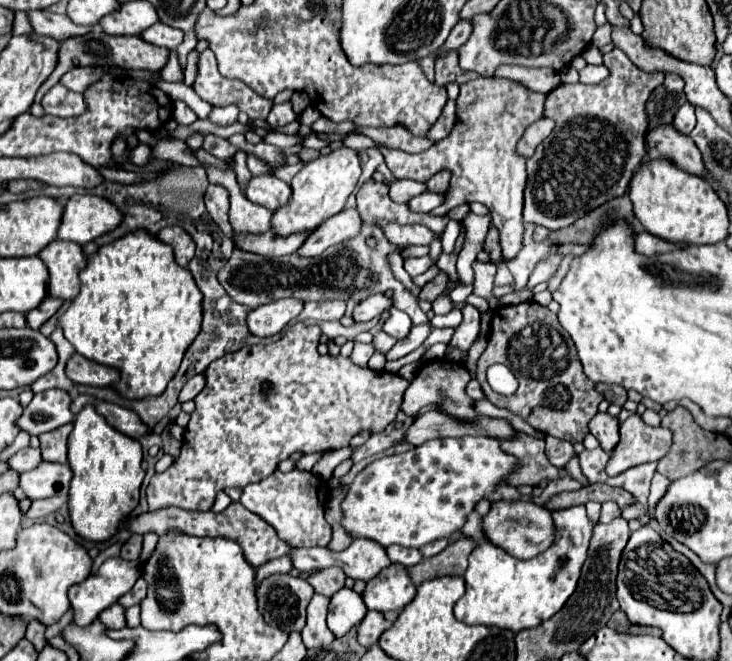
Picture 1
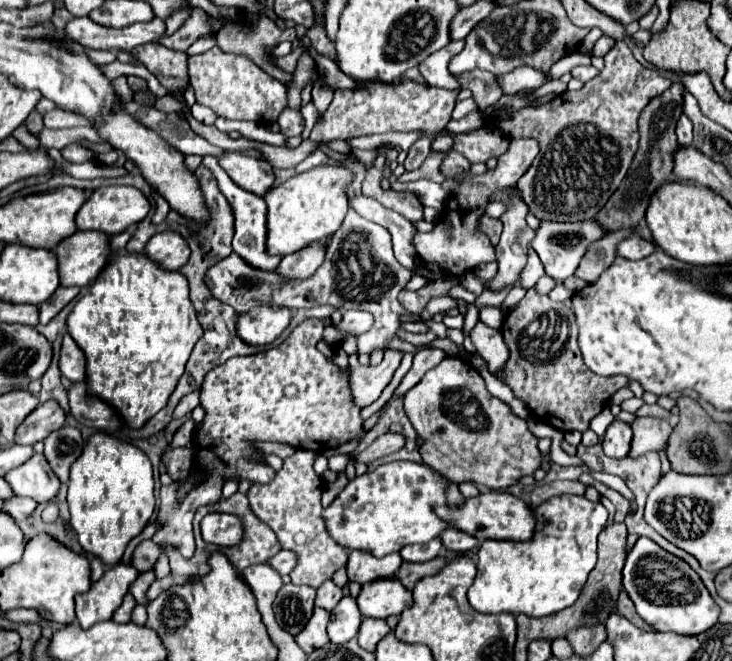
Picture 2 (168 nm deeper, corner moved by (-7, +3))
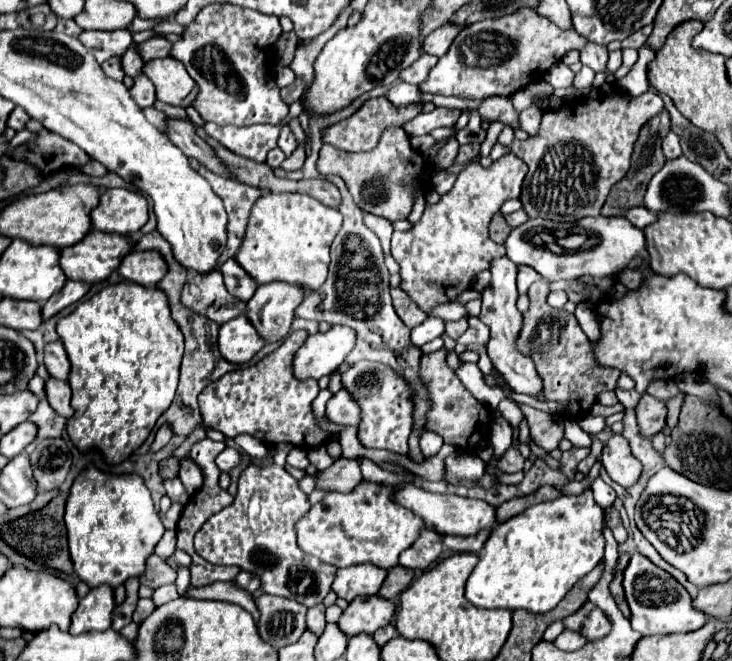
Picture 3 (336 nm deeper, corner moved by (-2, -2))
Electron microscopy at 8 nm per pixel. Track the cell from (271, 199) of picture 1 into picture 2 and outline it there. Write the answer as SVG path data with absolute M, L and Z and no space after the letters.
M228 151L218 157L220 167L232 177L234 183L238 183L242 189L252 191L254 195L266 195L266 191L274 183L272 167L256 157L248 157L242 153Z

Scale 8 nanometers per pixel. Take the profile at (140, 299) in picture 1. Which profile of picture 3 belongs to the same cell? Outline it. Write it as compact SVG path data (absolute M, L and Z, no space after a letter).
M117 282L117 284L111 284L111 286L105 286L103 290L99 290L95 296L83 300L69 316L63 316L59 322L57 322L57 334L67 350L67 356L71 360L71 374L69 374L69 386L73 390L73 396L71 396L71 406L75 410L75 416L67 422L67 432L69 432L69 438L77 444L79 450L89 450L89 448L97 448L101 450L101 454L105 456L105 460L109 464L119 464L121 460L125 460L127 456L131 456L149 436L151 428L155 426L155 422L159 420L159 416L169 408L171 400L175 398L175 390L177 390L177 382L179 382L179 368L181 368L181 358L183 358L183 334L177 326L177 322L171 318L171 310L169 310L169 302L167 302L167 296L163 294L161 288L145 288L141 284L135 284L135 282Z

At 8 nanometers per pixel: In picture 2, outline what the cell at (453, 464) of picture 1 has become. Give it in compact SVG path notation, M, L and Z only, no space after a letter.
M392 461L364 475L356 475L338 493L338 497L324 509L324 523L328 527L328 535L332 535L332 539L344 549L366 551L374 557L384 557L388 553L400 551L406 545L428 543L448 527L448 523L438 519L438 515L434 515L434 505L446 503L446 495L444 495L446 485L448 481L440 473L432 471L428 465L418 465L410 461Z

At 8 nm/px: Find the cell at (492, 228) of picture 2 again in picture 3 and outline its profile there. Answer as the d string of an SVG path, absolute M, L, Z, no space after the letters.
M497 212L497 214L491 218L491 224L489 224L489 238L491 238L493 242L497 242L497 244L503 244L505 238L509 236L509 232L511 232L511 228L507 226L505 218Z

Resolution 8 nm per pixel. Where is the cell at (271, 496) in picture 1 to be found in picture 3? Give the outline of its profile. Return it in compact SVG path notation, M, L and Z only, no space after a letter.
M281 444L275 454L275 462L267 468L247 466L239 478L239 490L235 502L213 514L201 530L195 534L195 550L211 564L235 564L241 570L261 576L261 588L267 594L285 596L311 608L323 602L331 590L337 568L315 556L307 556L297 546L297 522L309 512L311 504L307 494L285 470L287 446Z

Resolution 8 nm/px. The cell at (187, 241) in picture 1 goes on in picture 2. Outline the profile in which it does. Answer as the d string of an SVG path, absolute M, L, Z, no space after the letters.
M164 231L160 235L154 235L146 243L144 253L154 263L158 263L158 267L168 269L168 271L178 271L188 261L190 249L176 231Z

